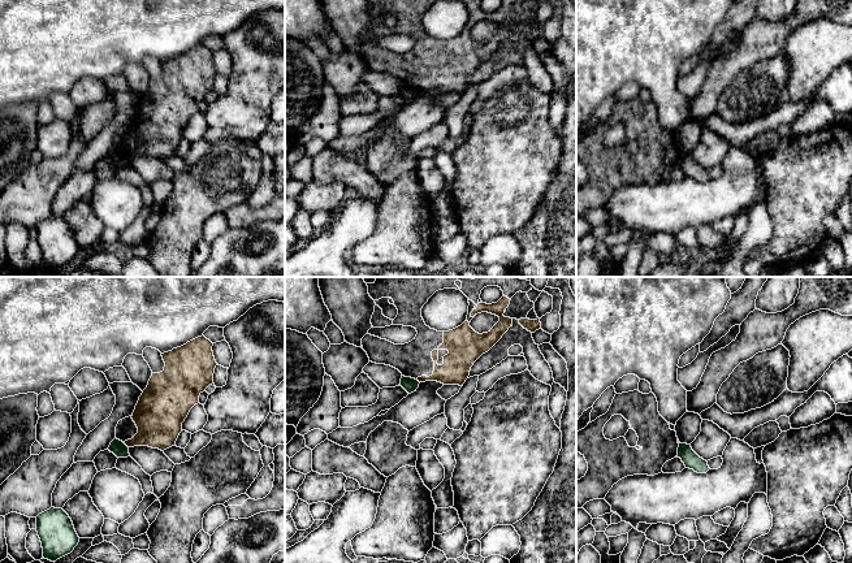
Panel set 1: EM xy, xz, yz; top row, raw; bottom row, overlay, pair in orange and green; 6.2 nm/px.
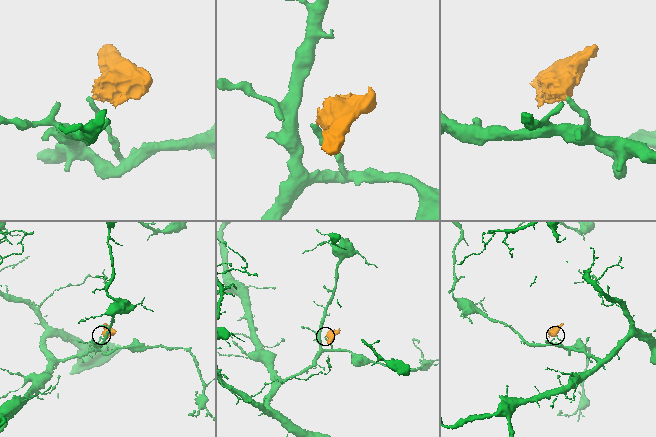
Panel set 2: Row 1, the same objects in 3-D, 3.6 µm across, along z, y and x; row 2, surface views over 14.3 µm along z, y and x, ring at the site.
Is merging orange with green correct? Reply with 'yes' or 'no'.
no

